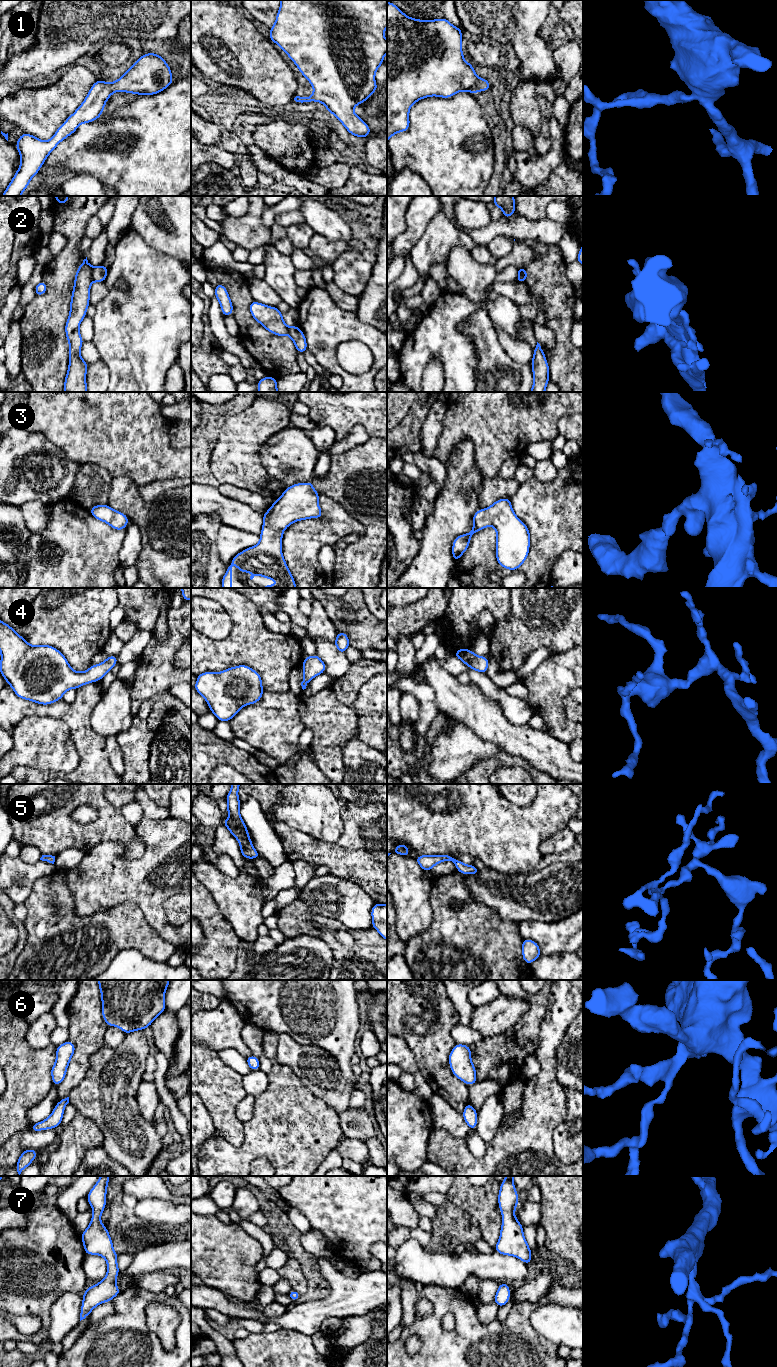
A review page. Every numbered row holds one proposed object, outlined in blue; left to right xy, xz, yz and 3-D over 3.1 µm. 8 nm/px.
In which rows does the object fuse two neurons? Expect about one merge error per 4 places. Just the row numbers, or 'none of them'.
2

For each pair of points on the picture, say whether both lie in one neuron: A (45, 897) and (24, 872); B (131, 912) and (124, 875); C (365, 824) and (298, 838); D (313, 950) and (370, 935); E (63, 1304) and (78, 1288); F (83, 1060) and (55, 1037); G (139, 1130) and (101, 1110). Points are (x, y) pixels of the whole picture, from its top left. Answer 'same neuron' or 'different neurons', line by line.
A: different neurons
B: different neurons
C: same neuron
D: different neurons
E: different neurons
F: different neurons
G: same neuron

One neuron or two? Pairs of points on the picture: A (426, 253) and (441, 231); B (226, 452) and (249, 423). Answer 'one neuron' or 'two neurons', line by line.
A: one neuron
B: one neuron

